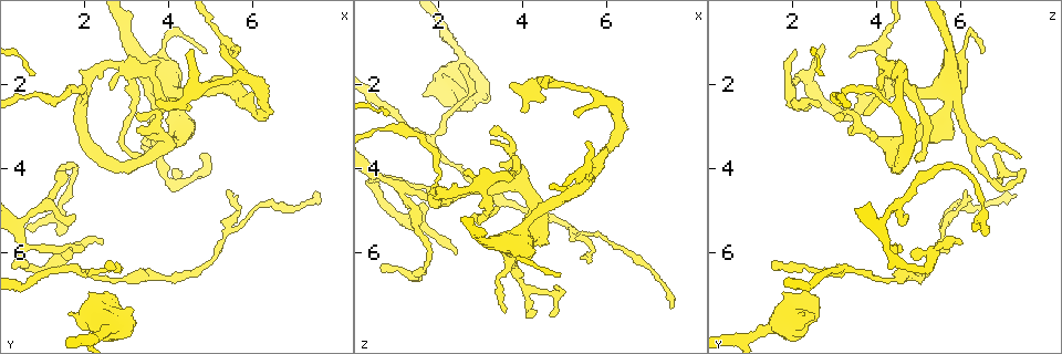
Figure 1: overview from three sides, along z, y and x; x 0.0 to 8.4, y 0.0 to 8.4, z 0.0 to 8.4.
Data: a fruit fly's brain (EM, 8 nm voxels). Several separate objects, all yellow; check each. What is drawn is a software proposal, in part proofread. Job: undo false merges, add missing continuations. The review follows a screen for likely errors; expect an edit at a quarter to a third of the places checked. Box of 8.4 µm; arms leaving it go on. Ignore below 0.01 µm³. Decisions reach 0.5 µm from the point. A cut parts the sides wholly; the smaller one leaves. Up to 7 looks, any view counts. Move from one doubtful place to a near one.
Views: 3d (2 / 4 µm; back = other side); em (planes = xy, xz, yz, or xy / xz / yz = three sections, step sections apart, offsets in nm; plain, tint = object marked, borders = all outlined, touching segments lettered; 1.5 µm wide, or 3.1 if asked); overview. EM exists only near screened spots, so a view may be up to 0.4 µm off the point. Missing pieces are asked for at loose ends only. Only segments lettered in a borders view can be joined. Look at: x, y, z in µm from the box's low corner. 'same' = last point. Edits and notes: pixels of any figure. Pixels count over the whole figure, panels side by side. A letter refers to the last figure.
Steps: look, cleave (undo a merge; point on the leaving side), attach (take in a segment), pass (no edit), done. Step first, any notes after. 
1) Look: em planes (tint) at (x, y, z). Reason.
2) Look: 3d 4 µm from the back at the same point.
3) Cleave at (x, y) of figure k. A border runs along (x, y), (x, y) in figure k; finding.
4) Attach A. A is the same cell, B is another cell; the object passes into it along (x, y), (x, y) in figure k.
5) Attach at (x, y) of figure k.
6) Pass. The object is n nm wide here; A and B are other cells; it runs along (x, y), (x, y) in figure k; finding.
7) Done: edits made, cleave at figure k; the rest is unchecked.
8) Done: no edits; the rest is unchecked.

Look: em xy step 8 (borders) at (5.40, 4.60, 6.15). An open end.

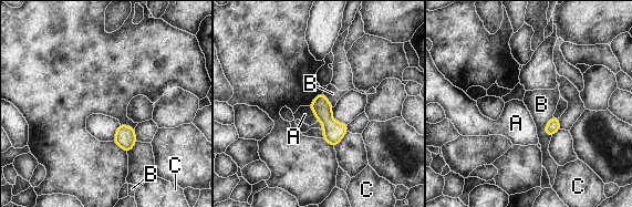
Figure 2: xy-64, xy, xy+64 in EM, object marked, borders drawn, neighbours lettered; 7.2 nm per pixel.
Look: em planes (borders) at the same point.

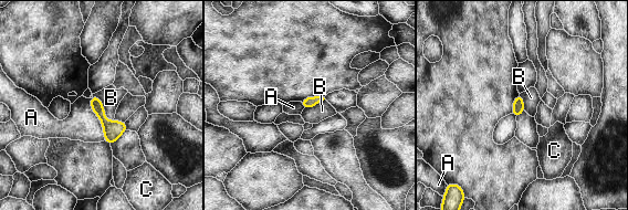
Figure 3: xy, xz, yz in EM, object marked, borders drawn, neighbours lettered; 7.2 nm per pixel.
Pass. The object is 80 nm wide here; the longest contact is with A, 320 nm; A, B and C are other cells; none of them fits.

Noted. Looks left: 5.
Look: 3d 2 µm from the back at (1.80, 5.20, 4.80). Free end.

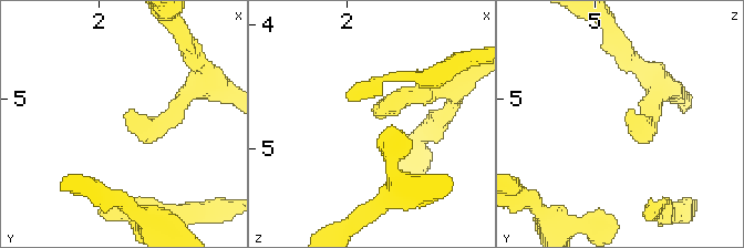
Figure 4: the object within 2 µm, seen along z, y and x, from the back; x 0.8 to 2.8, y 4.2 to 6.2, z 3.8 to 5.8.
Look: em planes (borders) at (1.80, 5.14, 4.72). Shape alone is not enough.

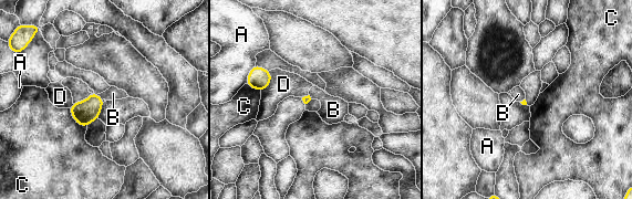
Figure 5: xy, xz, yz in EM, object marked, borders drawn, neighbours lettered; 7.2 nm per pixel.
Pass. The longest contact is with C, 190 nm; A, B, C and D are other cells; none of them fits.

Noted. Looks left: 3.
Look: em yz step 4 (tint) at (5.45, 1.40, 3.40). An open end.

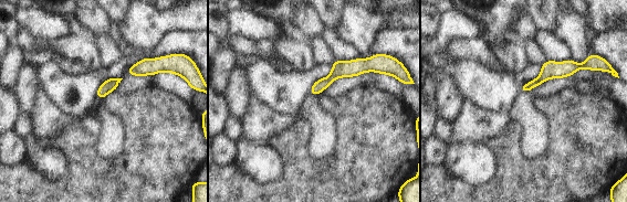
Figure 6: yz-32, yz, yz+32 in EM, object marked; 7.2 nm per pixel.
Look: em xz step 8 (borders) at the same point. Cut it another way.

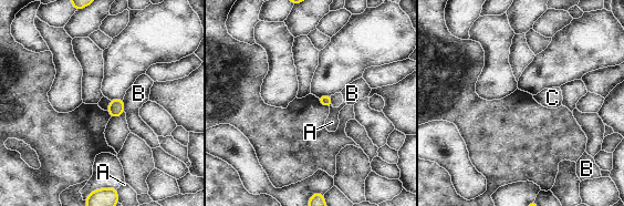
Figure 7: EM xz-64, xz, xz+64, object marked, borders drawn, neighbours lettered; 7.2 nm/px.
Pass. A, B and C are other cells; a border runs along (330, 96), (332, 104) in figure 7; no lettered segment goes on from it.

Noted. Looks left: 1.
Done: no edits; the rest is unchecked.

